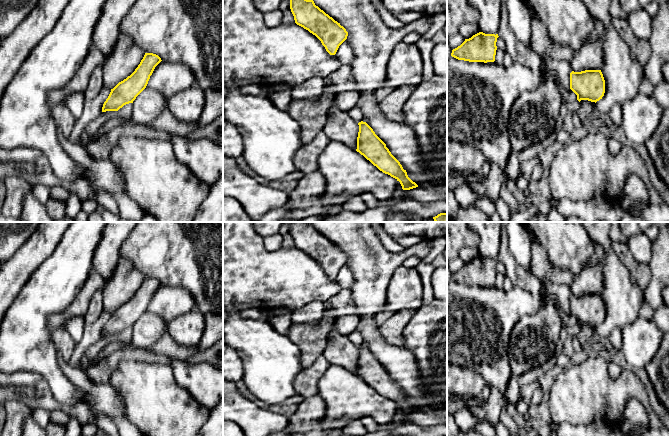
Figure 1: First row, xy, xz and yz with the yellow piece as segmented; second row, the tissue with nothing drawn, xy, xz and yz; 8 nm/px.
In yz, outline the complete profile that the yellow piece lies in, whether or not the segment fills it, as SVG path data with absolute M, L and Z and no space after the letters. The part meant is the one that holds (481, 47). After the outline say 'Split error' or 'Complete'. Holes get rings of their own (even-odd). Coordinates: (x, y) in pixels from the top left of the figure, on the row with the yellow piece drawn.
M479 32L452 50L451 56L469 62L494 62L498 34Z. Complete

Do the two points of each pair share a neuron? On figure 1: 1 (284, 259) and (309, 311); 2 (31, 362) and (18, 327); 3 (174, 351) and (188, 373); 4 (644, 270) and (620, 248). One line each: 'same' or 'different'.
1: different
2: same
3: different
4: same

